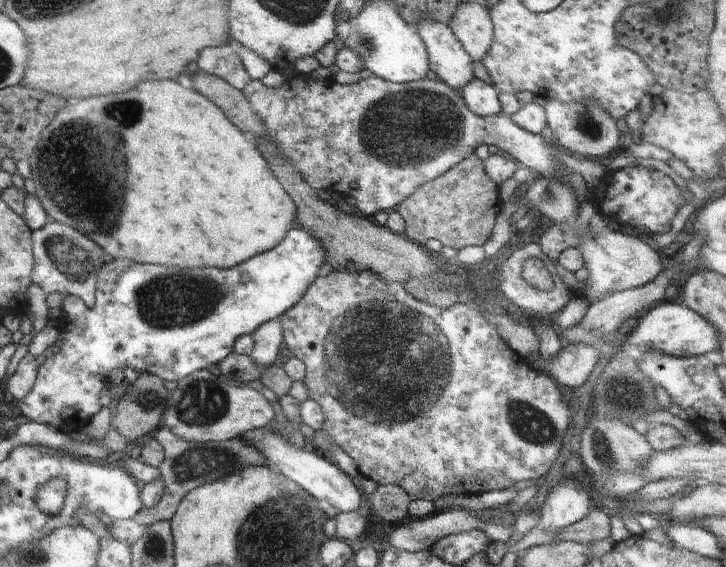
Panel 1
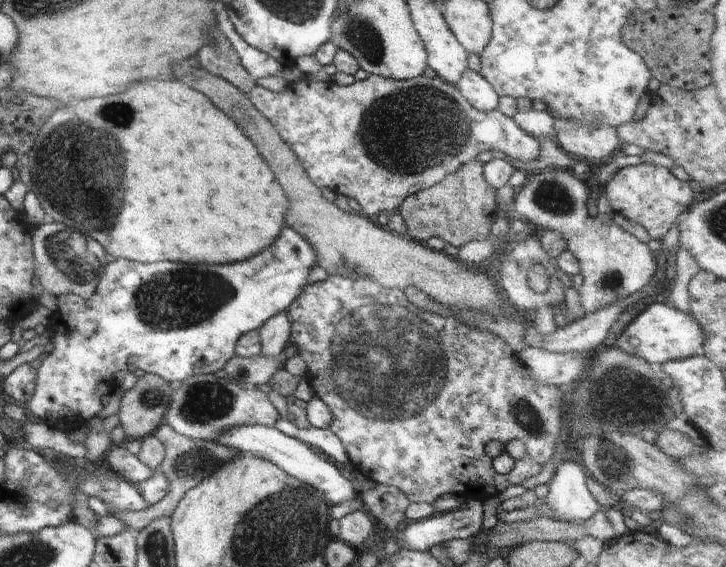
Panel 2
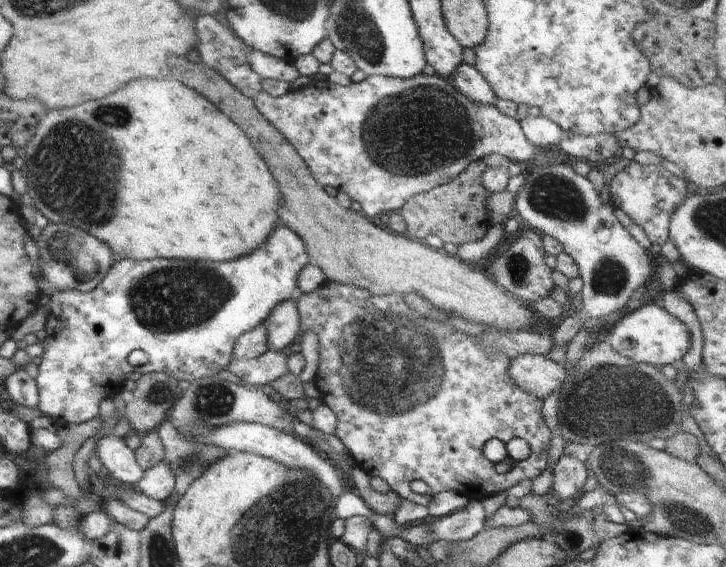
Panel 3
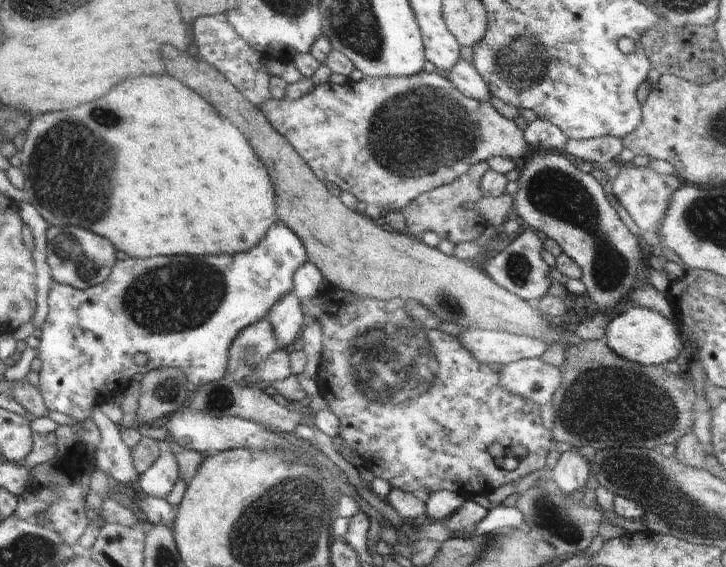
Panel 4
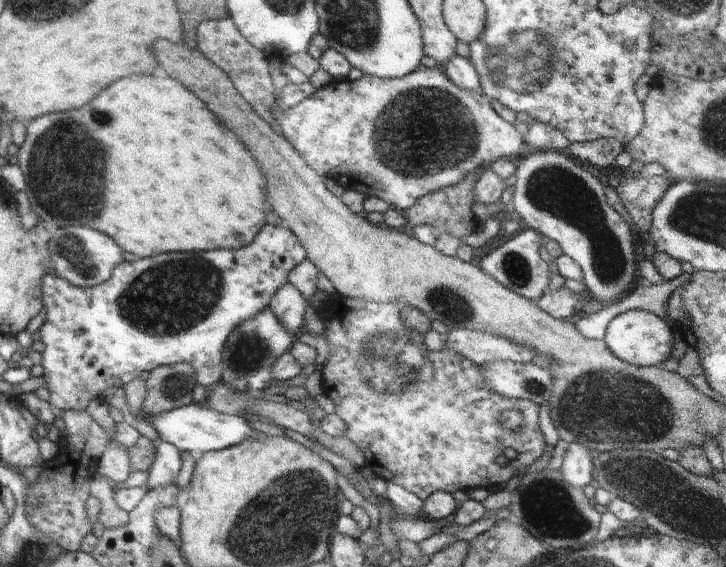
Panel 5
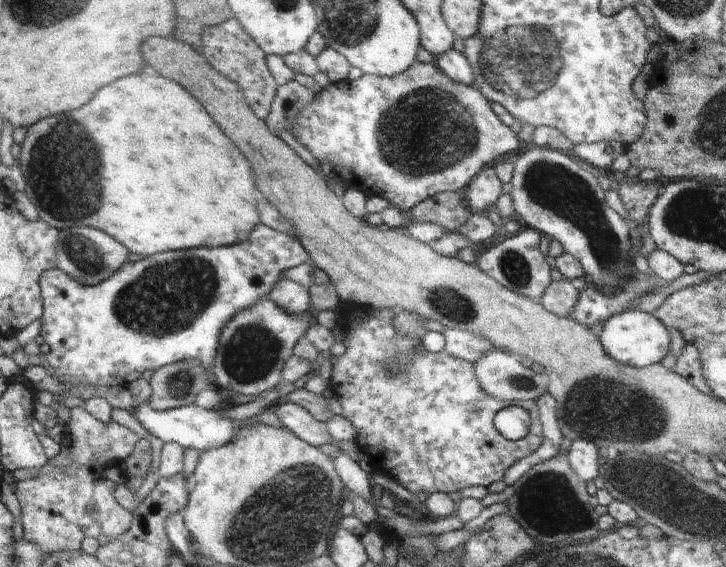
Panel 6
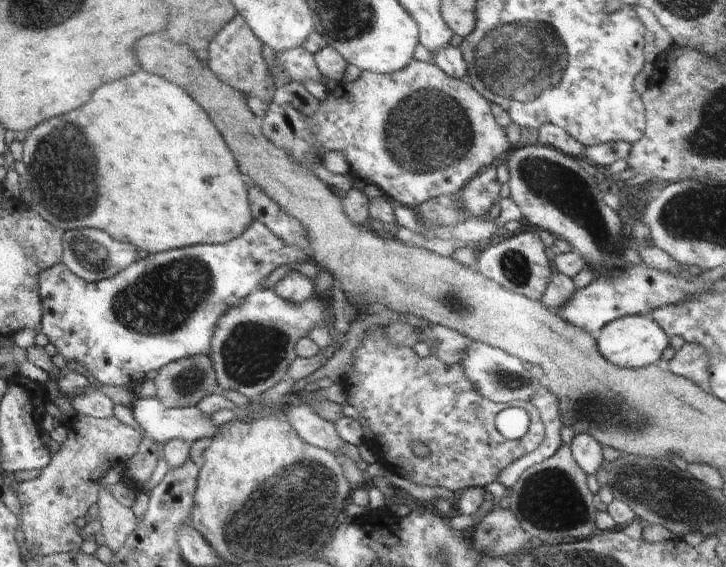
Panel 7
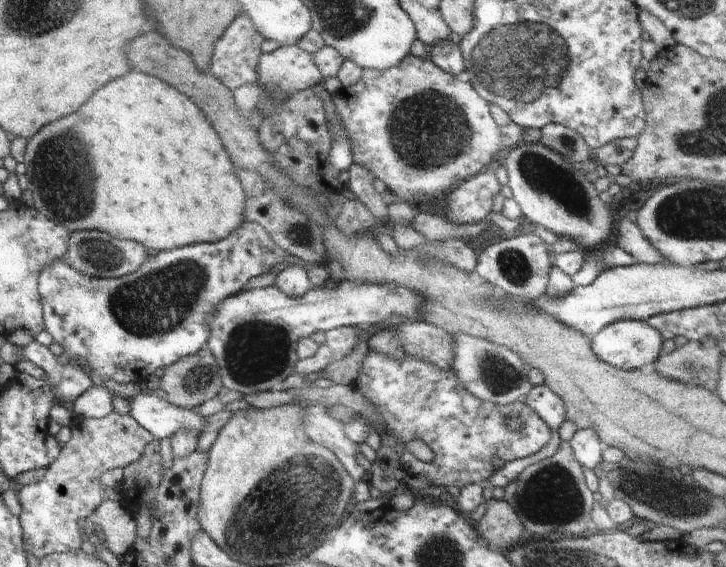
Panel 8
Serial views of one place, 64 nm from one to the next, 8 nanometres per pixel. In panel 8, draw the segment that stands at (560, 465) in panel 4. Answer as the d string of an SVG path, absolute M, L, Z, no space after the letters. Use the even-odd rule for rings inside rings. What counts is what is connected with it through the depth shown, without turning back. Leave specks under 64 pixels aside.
M578 429L569 441L573 458L584 469L593 470L603 461L604 444L591 429Z

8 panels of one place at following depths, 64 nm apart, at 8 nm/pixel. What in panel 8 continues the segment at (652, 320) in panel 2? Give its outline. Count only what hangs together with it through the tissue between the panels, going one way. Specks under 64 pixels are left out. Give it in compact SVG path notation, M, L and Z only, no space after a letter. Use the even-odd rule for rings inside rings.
M625 319L602 328L591 338L593 352L609 366L623 370L647 369L656 362L662 350L664 338L660 332L639 319Z

